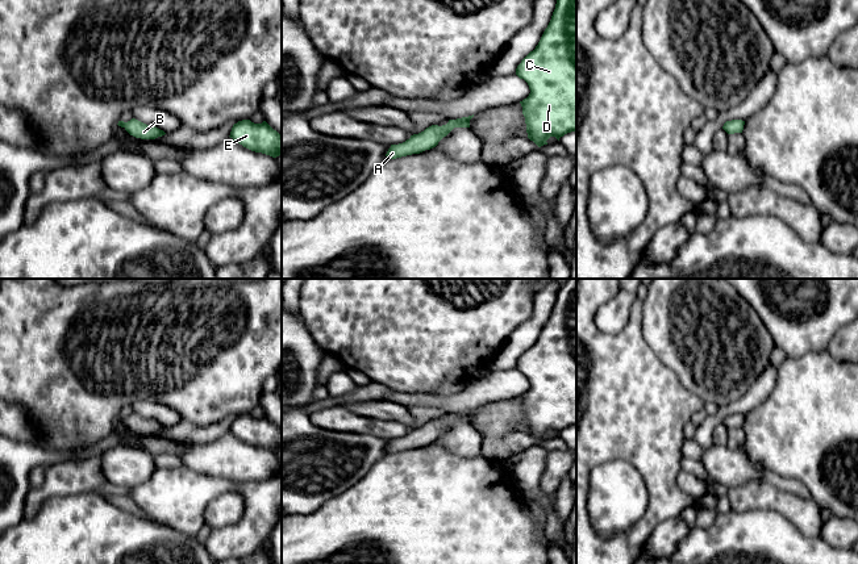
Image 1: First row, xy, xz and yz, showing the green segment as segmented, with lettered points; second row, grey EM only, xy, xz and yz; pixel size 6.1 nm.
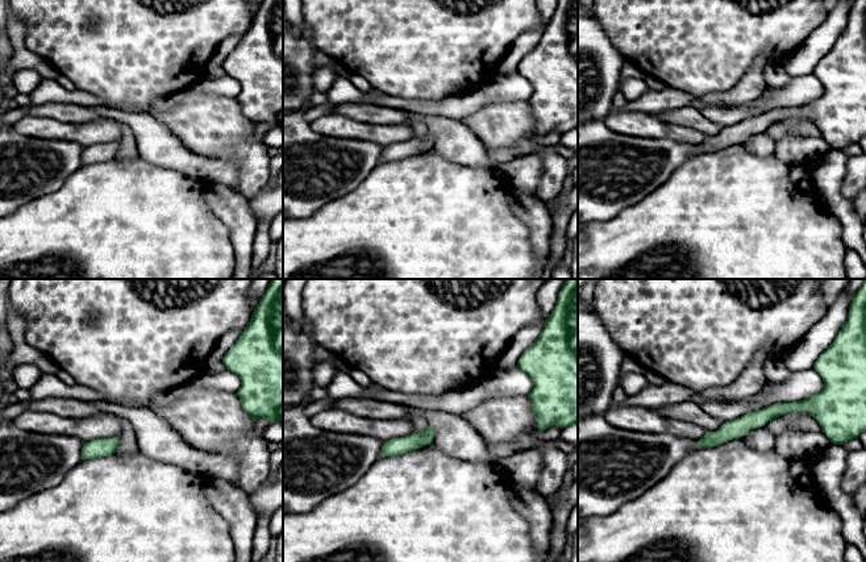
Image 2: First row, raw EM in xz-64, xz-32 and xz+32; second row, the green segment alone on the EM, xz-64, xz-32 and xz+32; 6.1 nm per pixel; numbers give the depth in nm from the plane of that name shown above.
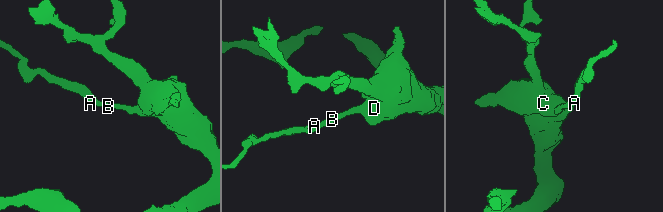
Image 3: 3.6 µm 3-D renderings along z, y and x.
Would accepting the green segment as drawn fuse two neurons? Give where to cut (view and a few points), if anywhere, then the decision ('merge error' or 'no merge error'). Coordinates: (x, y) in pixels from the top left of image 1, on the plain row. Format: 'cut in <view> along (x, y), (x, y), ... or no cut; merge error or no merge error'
no cut; no merge error

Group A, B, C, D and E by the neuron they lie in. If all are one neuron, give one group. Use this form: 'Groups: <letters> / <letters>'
Groups: A B C D E

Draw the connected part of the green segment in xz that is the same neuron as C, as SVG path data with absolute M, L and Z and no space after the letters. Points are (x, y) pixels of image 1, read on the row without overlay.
M568 279L559 288L547 322L536 343L517 360L516 369L524 373L530 384L529 390L520 396L530 435L541 442L547 439L550 431L559 435L565 429L576 426L576 279Z

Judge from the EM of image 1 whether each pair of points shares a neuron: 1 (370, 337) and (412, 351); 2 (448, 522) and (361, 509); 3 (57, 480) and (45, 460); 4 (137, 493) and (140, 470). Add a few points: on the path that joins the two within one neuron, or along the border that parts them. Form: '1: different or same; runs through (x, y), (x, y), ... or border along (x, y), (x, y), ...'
1: same; runs through (380, 337), (398, 337), (402, 341)
2: same; runs through (427, 522), (382, 522)
3: different; border along (59, 462), (45, 467)
4: different; border along (157, 468), (149, 477), (130, 489)

